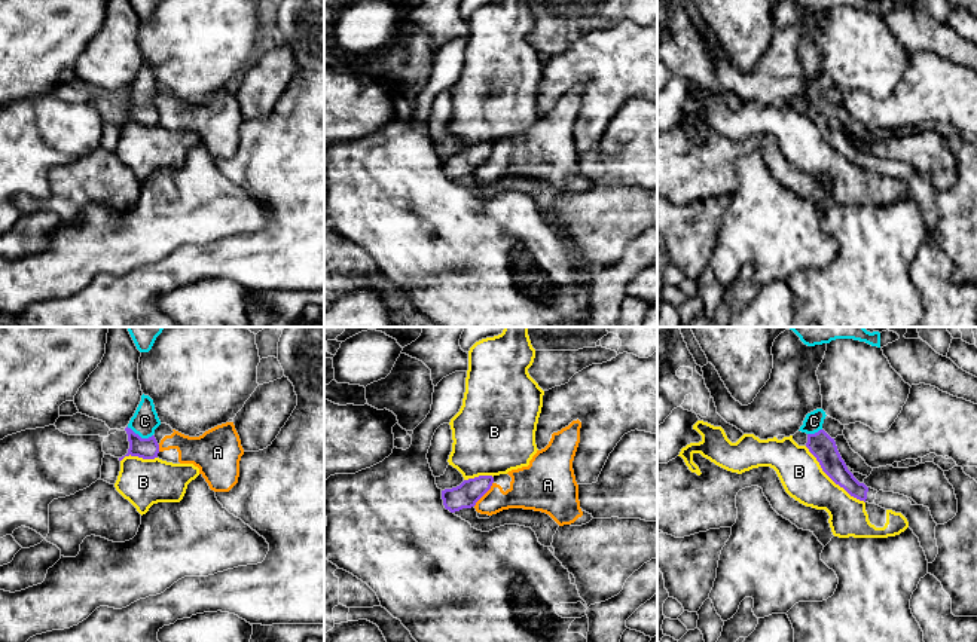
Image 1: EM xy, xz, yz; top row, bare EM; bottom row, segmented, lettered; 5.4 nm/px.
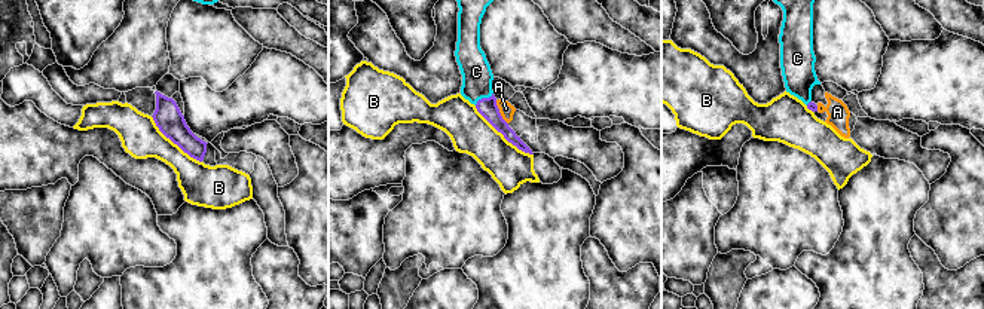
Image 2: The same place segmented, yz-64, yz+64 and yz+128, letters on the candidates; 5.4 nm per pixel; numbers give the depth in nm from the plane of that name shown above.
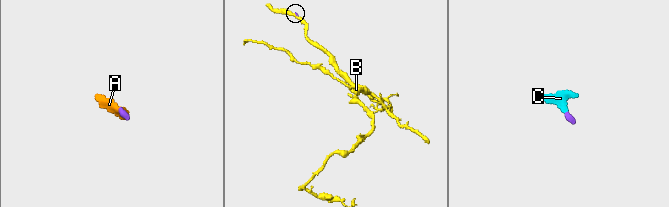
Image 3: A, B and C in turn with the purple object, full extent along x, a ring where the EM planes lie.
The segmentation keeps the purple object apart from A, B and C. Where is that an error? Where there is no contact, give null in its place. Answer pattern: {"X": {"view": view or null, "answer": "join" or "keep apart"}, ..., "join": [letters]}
{"A": {"view": "xz", "answer": "keep apart"}, "B": {"view": "yz", "answer": "keep apart"}, "C": {"view": "xy", "answer": "join"}, "join": ["C"]}

